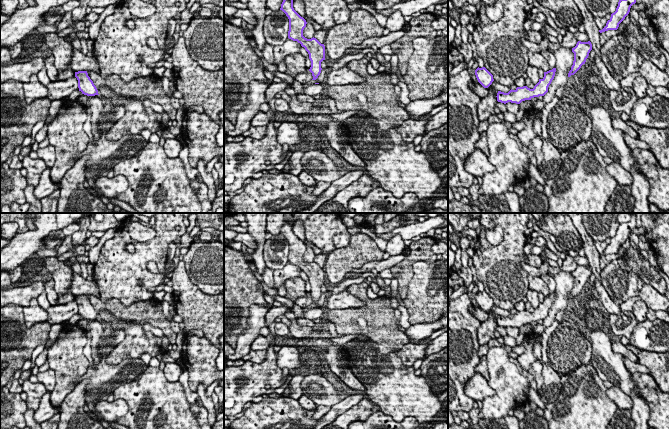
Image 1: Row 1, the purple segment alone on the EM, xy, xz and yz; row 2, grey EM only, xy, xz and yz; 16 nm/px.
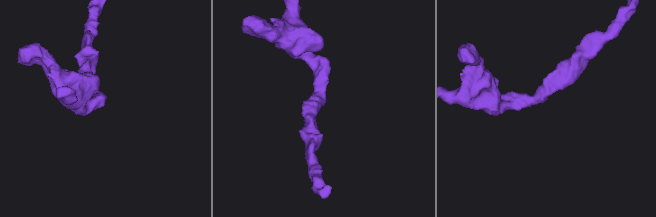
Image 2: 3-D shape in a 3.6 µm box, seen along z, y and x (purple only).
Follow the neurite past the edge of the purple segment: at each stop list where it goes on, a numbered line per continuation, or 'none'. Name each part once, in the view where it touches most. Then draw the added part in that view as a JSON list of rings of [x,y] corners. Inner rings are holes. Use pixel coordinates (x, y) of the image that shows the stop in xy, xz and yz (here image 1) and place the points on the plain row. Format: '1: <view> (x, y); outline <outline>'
none

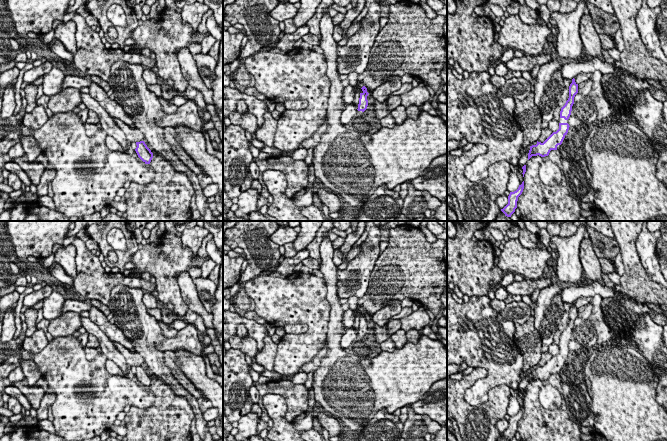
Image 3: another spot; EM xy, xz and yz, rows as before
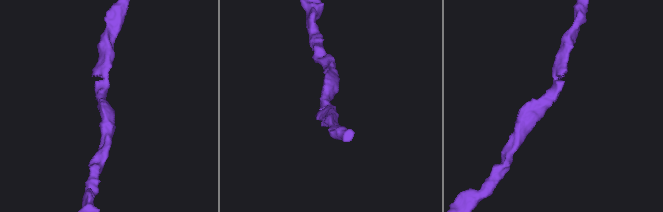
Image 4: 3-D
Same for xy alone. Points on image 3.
none

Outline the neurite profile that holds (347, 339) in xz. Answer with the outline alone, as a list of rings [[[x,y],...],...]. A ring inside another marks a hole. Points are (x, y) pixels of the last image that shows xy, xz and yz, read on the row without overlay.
[[[353,327],[347,328],[341,339],[341,348],[348,348],[357,336],[357,331]]]

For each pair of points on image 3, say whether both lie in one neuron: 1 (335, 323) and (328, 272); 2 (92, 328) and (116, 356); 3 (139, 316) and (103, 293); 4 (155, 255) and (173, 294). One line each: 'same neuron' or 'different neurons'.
1: same neuron
2: same neuron
3: different neurons
4: same neuron

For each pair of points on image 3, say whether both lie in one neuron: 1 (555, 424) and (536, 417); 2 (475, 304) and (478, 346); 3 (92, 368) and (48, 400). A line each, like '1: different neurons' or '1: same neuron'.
1: same neuron
2: same neuron
3: different neurons

